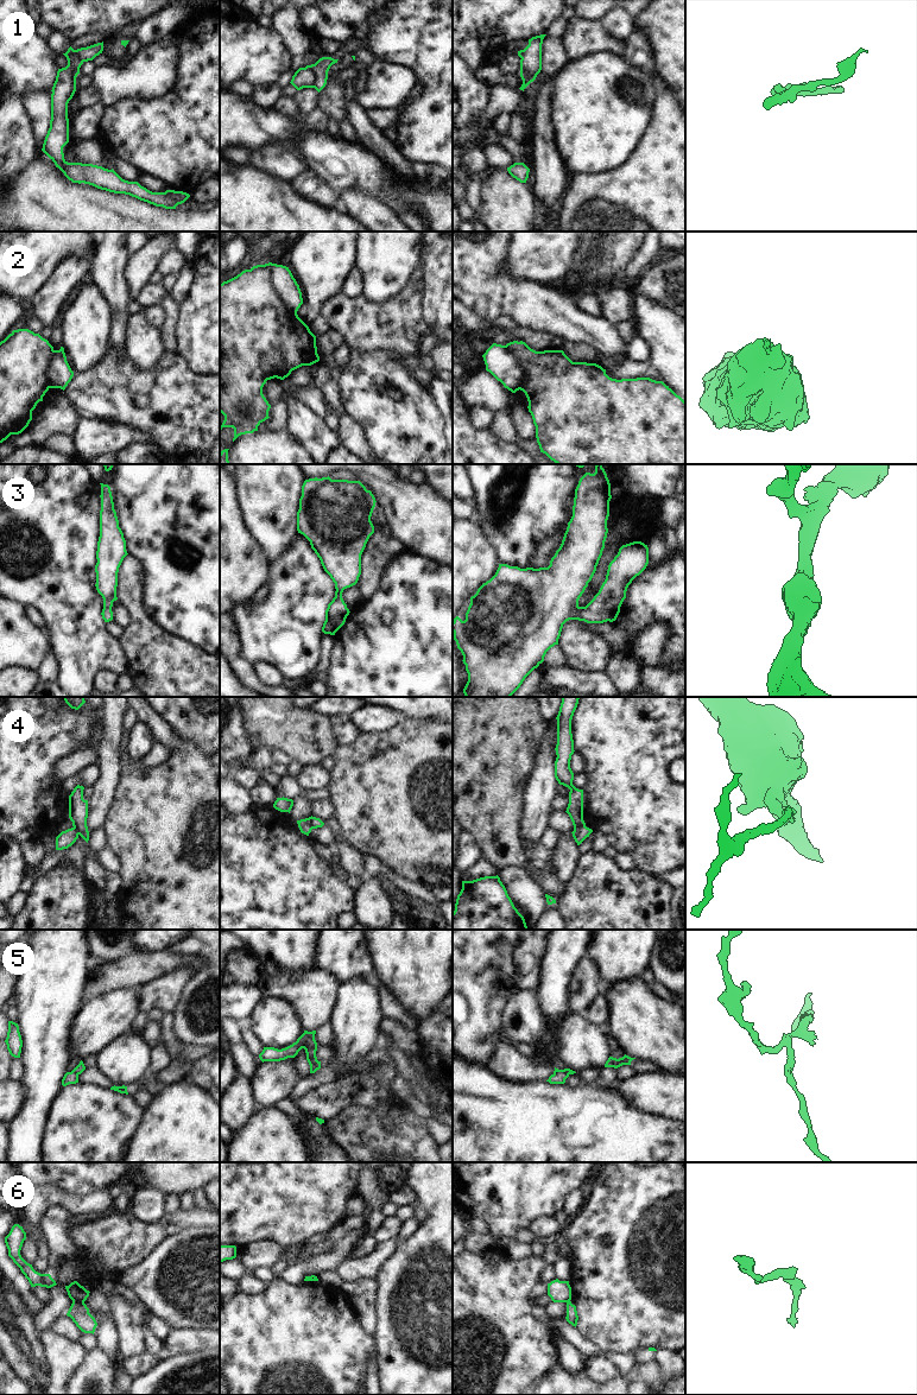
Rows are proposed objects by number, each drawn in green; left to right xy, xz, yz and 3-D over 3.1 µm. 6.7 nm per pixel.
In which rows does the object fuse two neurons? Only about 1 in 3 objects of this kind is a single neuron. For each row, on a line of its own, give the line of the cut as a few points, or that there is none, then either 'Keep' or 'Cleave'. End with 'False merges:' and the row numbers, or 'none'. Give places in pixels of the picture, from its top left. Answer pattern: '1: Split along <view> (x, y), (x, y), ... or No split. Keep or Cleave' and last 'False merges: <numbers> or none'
1: Split along xz (305, 67), (312, 74), (314, 87). Cleave
2: Split along xz (265, 264), (269, 271), (271, 289), (289, 309), (296, 312). Cleave
3: No split. Keep
4: Split along yz (585, 825), (574, 830). Cleave
5: Split along xz (303, 1033), (305, 1037), (304, 1047). Cleave
6: Split along xy (73, 1300), (83, 1302). Cleave
False merges: 1, 2, 4, 5, 6

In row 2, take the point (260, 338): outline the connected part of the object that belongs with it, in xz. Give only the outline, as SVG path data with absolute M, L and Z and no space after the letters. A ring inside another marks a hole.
M266 264L245 270L220 284L220 412L224 416L220 432L223 427L233 427L234 442L241 435L258 431L258 426L270 418L271 405L263 394L266 381L274 378L284 380L292 370L318 361L316 336L272 290Z

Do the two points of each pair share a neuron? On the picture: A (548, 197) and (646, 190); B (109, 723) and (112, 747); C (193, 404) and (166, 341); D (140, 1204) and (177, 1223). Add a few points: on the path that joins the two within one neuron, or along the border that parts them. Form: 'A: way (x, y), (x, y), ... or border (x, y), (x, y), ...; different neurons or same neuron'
A: border (570, 176), (564, 194); different neurons
B: way (111, 729), (111, 741); same neuron
C: border (165, 349), (176, 352); different neurons
D: border (165, 1213), (151, 1223), (136, 1219); different neurons

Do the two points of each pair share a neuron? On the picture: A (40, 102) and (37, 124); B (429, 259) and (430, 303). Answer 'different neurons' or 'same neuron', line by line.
A: same neuron
B: same neuron

